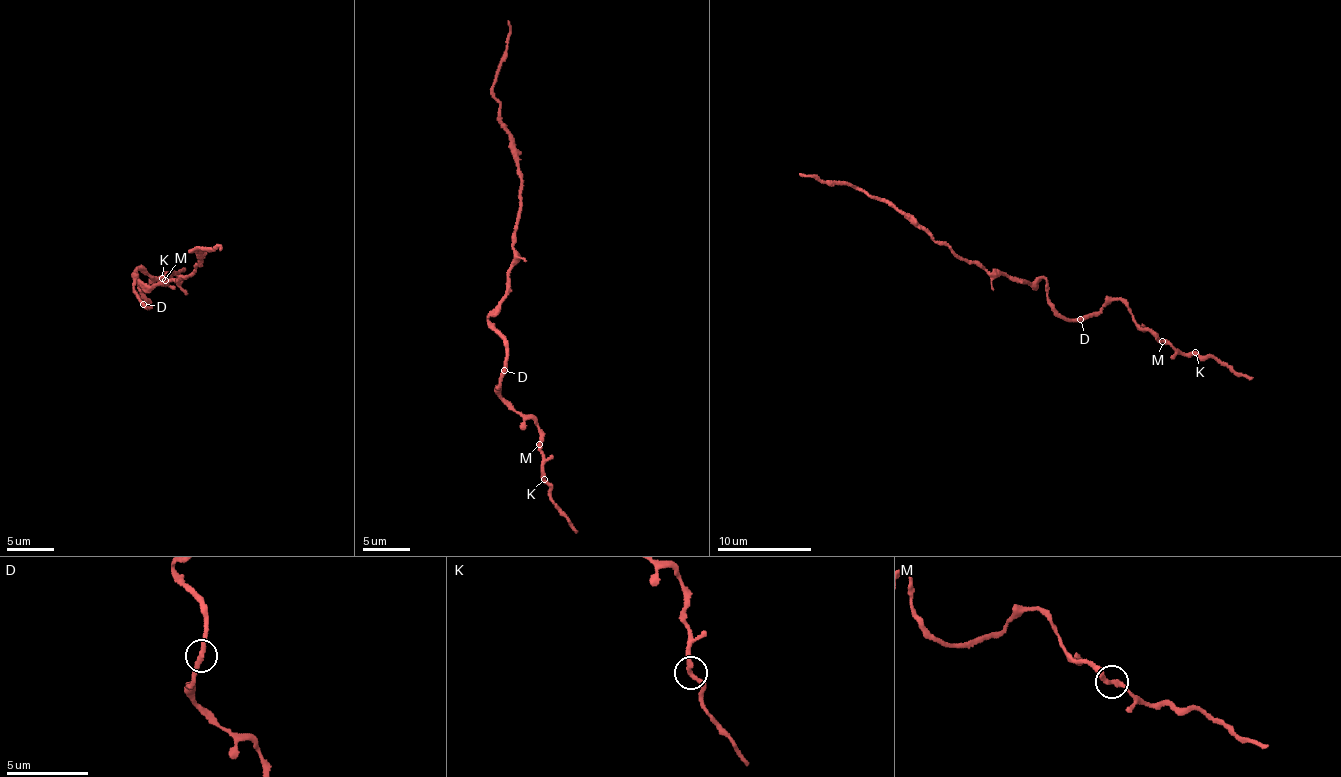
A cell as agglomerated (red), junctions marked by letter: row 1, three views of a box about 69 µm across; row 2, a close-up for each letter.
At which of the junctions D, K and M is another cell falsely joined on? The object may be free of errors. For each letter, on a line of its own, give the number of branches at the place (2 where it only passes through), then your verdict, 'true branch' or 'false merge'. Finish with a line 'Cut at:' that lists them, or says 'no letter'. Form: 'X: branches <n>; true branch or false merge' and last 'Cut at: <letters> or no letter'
D: branches 2; true branch
K: branches 2; true branch
M: branches 2; true branch
Cut at: no letter

